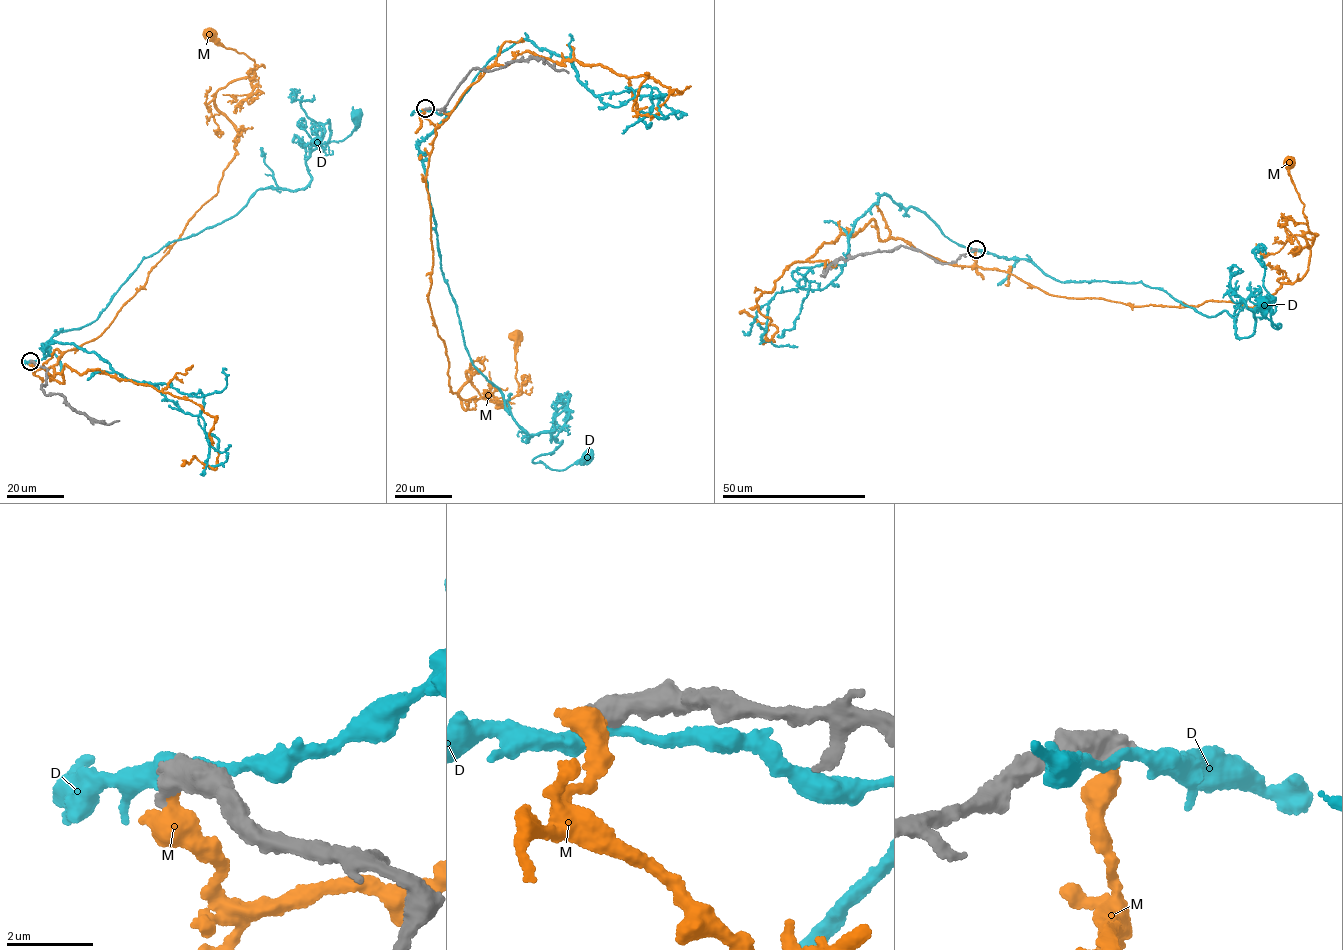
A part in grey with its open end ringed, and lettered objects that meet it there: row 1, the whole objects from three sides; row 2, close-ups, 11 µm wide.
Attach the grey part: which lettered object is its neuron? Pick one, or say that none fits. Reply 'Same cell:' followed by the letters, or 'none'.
Same cell: none

